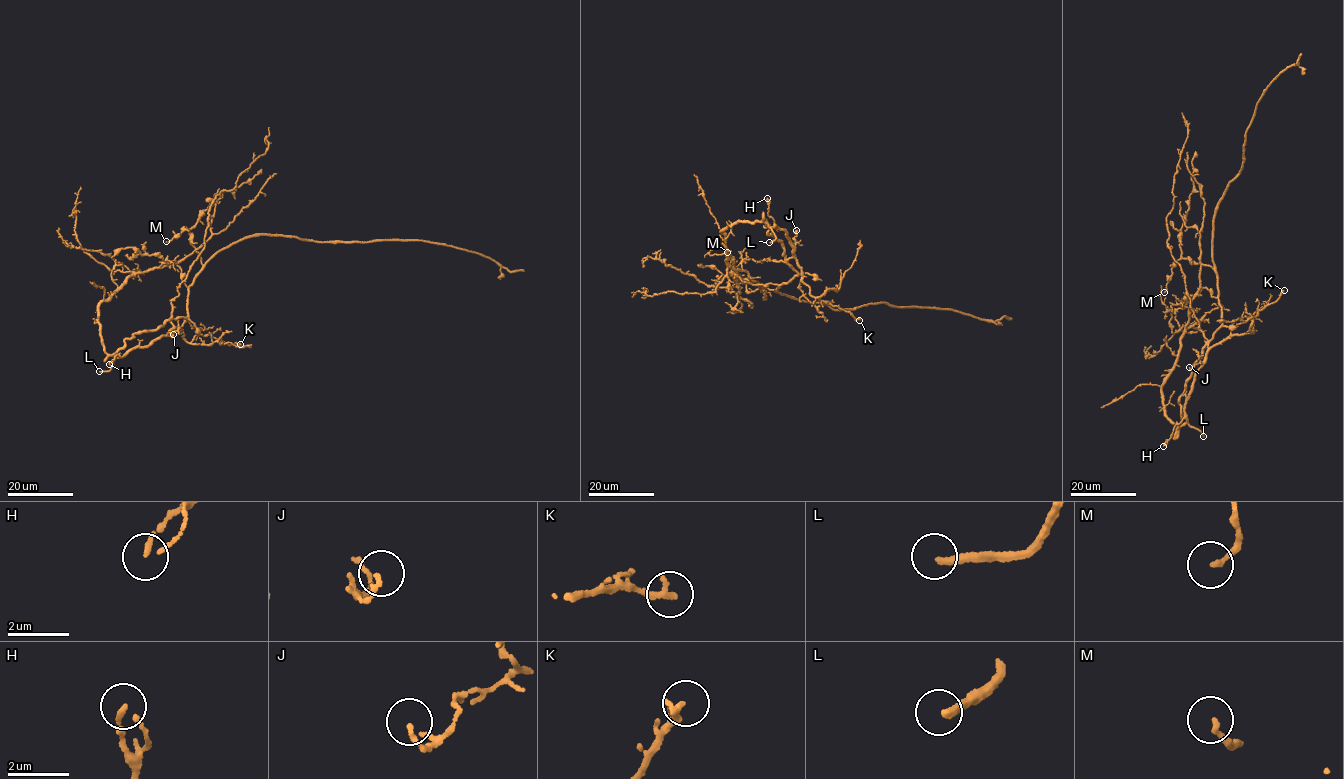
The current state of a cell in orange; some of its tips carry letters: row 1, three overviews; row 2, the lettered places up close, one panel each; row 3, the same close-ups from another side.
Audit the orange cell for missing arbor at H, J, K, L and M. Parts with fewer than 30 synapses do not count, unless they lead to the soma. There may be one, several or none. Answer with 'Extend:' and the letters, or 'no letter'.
Extend: L

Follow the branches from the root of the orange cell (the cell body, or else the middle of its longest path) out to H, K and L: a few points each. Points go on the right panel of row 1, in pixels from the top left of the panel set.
H: (1214, 264), (1222, 324), (1208, 342), (1207, 356), (1184, 404), (1182, 421), (1174, 426), (1171, 437), (1163, 446)
K: (1214, 264), (1222, 324), (1208, 342), (1209, 348), (1232, 336), (1251, 333), (1258, 311), (1277, 300), (1284, 290)
L: (1214, 264), (1222, 324), (1208, 342), (1207, 356), (1184, 404), (1188, 424), (1201, 431), (1203, 436)

